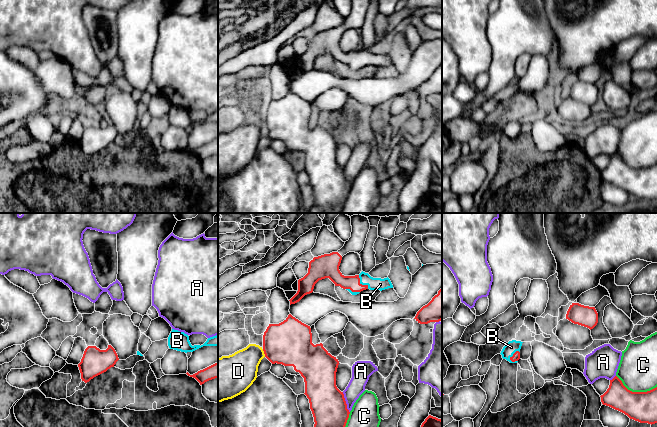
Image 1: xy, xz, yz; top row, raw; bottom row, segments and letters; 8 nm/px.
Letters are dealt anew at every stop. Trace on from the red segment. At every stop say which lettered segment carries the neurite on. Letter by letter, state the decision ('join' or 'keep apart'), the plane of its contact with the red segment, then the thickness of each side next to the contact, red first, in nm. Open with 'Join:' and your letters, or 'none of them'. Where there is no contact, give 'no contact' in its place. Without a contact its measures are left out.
Join: none of them
A: keep apart; meets red in xz; 280 nm thick on the red side, 140 nm on the other
B: keep apart; meets red in yz; 60 nm thick on the red side, 100 nm on the other
C: keep apart; meets red in yz; 240 nm thick on the red side, 320 nm on the other
D: keep apart; meets red in xz; 360 nm thick on the red side, 280 nm on the other

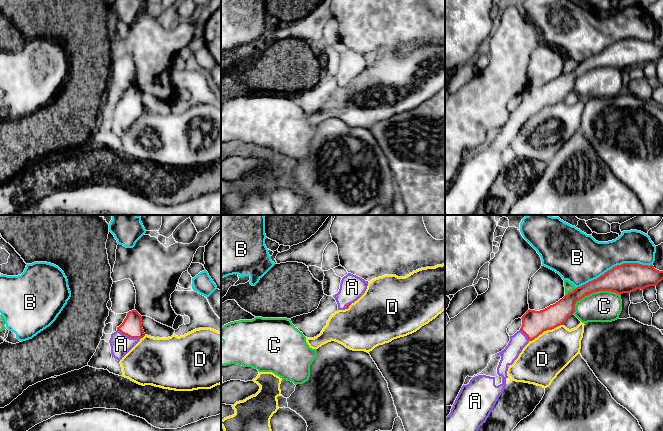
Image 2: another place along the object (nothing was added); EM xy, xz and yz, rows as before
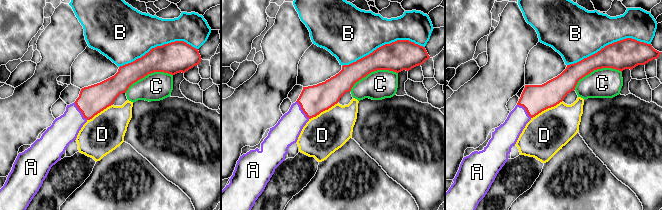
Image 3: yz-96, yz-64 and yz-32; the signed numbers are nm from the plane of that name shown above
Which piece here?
Join: A
A: join; meets red in xy; 160 nm thick on the red side, 170 nm on the other
B: keep apart; meets red in yz; 240 nm thick on the red side, 360 nm on the other
C: keep apart; meets red in yz; 220 nm thick on the red side, 260 nm on the other
D: keep apart; meets red in yz; 200 nm thick on the red side, 360 nm on the other

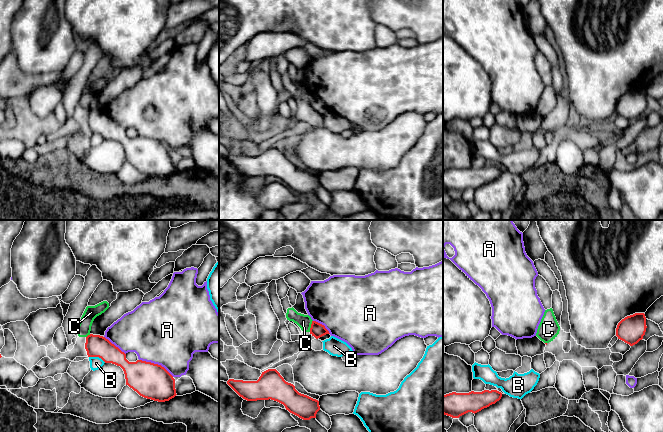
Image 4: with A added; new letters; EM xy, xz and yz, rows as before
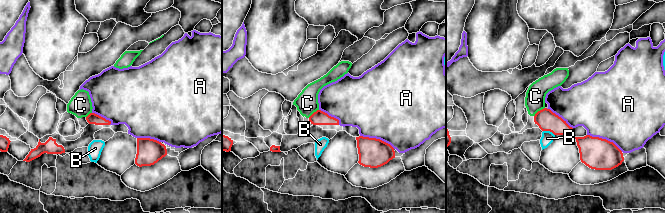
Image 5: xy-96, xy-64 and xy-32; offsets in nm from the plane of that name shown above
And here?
Join: none of them
A: keep apart; meets red in xy; 280 nm thick on the red side, 500 nm on the other
B: keep apart; meets red in xy; 180 nm thick on the red side, 100 nm on the other
C: keep apart; meets red in xz; 120 nm thick on the red side, 110 nm on the other

